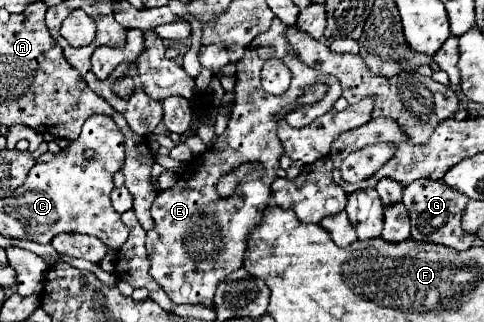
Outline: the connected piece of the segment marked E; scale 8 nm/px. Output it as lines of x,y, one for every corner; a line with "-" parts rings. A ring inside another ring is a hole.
273,18
267,32
253,38
253,42
245,48
245,56
237,62
235,74
235,104
231,112
231,120
227,130
219,136
217,144
207,148
203,154
195,156
193,162
177,176
177,184
173,188
161,190
151,206
151,216
155,220
155,230
147,232
147,254
151,262
151,276
159,282
159,286
167,292
167,296
177,304
207,304
213,306
213,294
221,280
225,280
231,272
243,266
243,254
247,248
247,238
253,228
259,226
263,210
271,198
271,184
277,178
279,158
283,156
283,146
277,138
277,126
285,120
289,126
301,128
313,122
317,116
325,114
333,108
333,102
341,96
341,86
333,76
317,74
317,70
297,62
289,44
285,42
285,24
279,18
-
267,60
281,60
291,70
291,86
285,94
273,96
263,92
261,88
261,68
-
313,80
329,80
327,94
313,102
303,104
301,96
-
285,106
293,106
285,116
279,112
-
241,162
261,162
265,166
265,176
249,174
241,180
235,194
229,198
221,198
215,192
215,184
219,176
233,170

